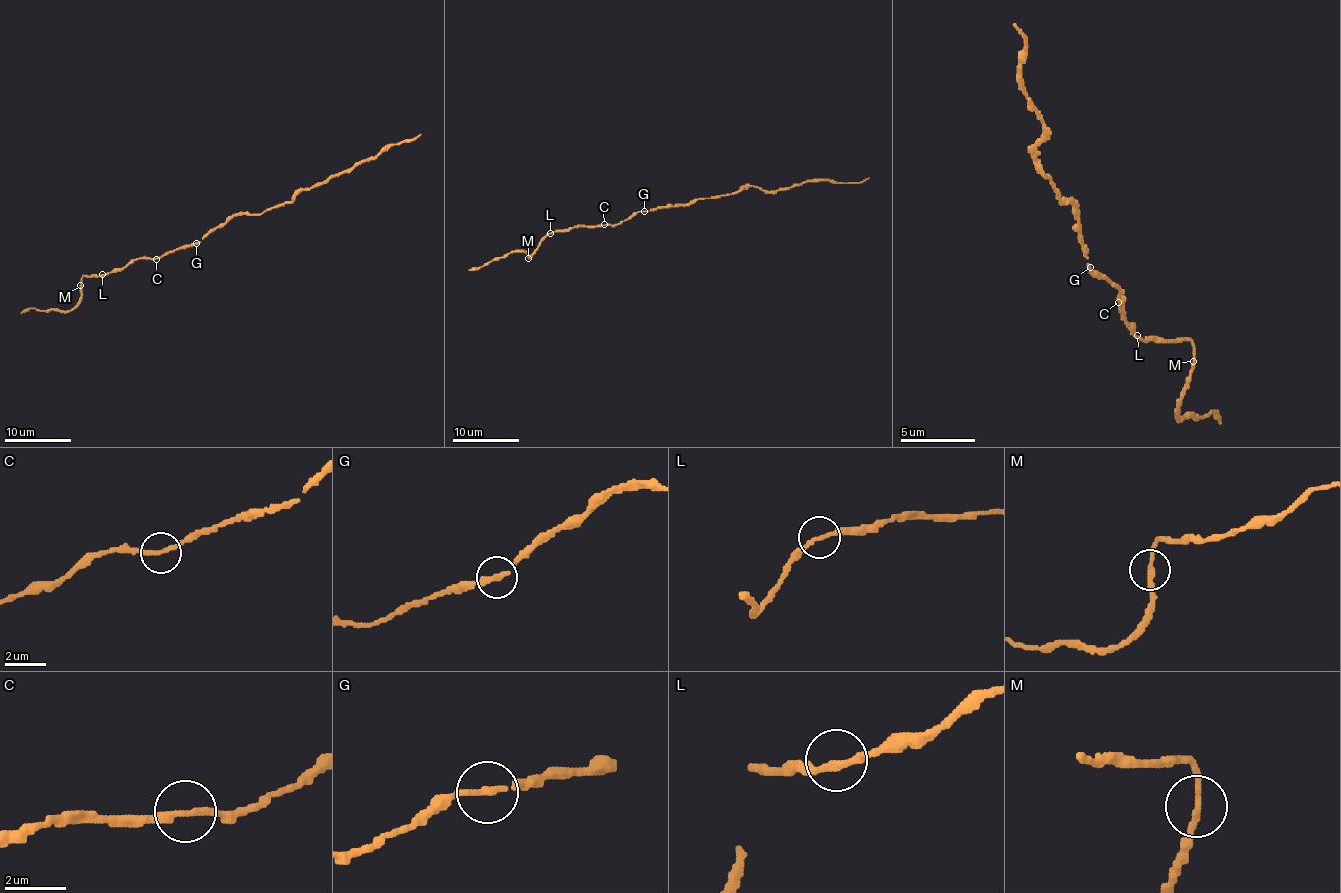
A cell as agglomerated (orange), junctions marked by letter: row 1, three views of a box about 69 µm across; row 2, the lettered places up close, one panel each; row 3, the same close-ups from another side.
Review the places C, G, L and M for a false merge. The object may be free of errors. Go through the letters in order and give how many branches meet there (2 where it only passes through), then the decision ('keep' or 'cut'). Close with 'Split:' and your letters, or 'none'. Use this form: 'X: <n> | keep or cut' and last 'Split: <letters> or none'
C: 2 | keep
G: 2 | keep
L: 2 | keep
M: 2 | keep
Split: none

